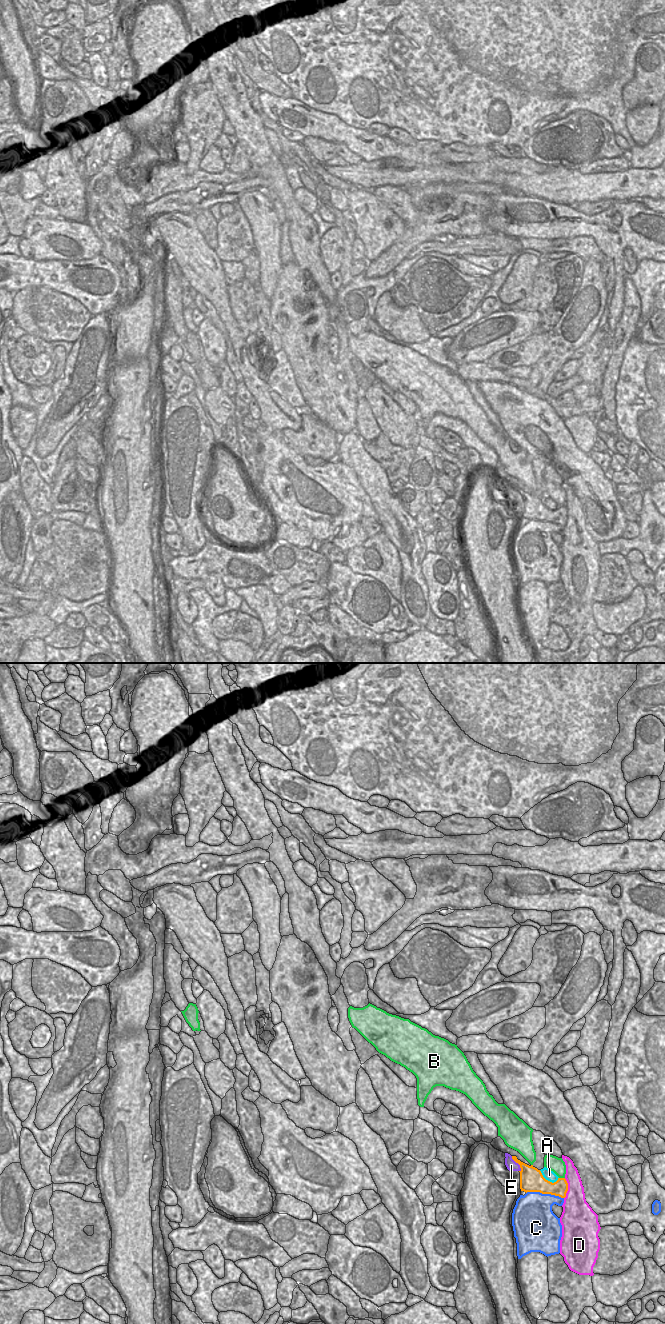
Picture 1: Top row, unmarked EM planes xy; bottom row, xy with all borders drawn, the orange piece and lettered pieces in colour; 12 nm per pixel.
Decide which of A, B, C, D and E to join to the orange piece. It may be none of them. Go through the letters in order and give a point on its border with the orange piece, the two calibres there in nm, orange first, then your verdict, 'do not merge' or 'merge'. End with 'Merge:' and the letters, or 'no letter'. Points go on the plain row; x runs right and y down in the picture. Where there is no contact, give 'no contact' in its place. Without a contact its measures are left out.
A: contact xy (547, 508); calibres 280 and 130 nm; do not merge
B: contact xy (562, 506); calibres 190 and 190 nm; do not merge
C: contact xy (545, 521); calibres 280 and 440 nm; do not merge
D: contact xy (567, 516); calibres 190 and 300 nm; do not merge
E: contact xy (518, 491); calibres 280 and 130 nm; merge
Merge: E

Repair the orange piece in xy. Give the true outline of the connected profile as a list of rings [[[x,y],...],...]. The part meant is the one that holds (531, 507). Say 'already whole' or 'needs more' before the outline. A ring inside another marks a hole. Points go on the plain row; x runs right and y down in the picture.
needs more; [[[505,481],[505,493],[509,499],[520,500],[520,517],[524,520],[540,520],[542,522],[551,522],[561,526],[566,525],[568,511],[565,506],[558,506],[554,511],[546,508],[541,499],[533,493],[529,494],[516,484]]]

